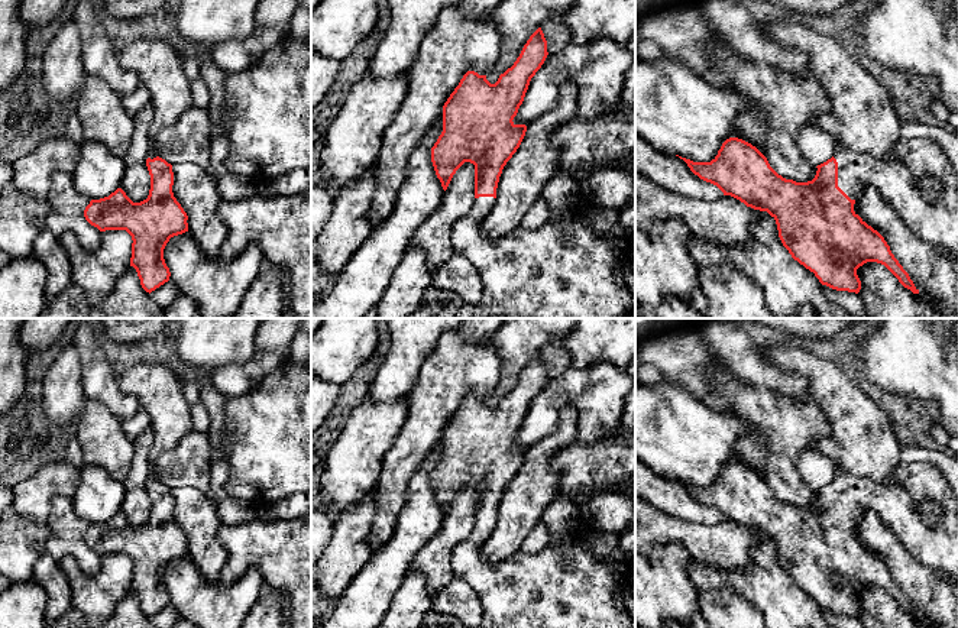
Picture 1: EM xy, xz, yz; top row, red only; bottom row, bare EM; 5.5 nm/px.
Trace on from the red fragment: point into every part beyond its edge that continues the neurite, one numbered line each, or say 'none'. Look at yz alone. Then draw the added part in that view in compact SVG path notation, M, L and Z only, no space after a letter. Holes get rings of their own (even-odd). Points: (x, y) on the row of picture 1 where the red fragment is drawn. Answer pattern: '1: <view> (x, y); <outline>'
1: yz (935, 220); M925 137L900 139L894 146L896 158L877 158L838 145L834 158L838 162L838 187L855 200L864 187L873 185L887 204L904 220L910 232L926 242L958 256L958 178L942 149ZM931 177L941 182L942 191L931 200L919 190L919 181Z

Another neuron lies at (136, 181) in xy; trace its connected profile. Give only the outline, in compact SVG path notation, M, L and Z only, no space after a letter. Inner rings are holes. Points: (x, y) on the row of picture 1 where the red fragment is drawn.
M149 103L135 117L135 130L127 153L123 156L126 169L120 188L133 203L148 198L151 190L151 175L146 159L151 152L149 127L153 117L153 107Z

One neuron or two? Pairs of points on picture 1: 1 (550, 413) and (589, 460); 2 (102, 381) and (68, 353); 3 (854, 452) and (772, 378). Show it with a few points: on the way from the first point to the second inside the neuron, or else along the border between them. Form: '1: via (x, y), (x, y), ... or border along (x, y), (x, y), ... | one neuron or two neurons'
1: border along (611, 431), (594, 442), (585, 442), (576, 433) | two neurons
2: border along (71, 343), (78, 353), (80, 379), (86, 397) | two neurons
3: border along (782, 371), (798, 374), (808, 384), (812, 398) | two neurons

